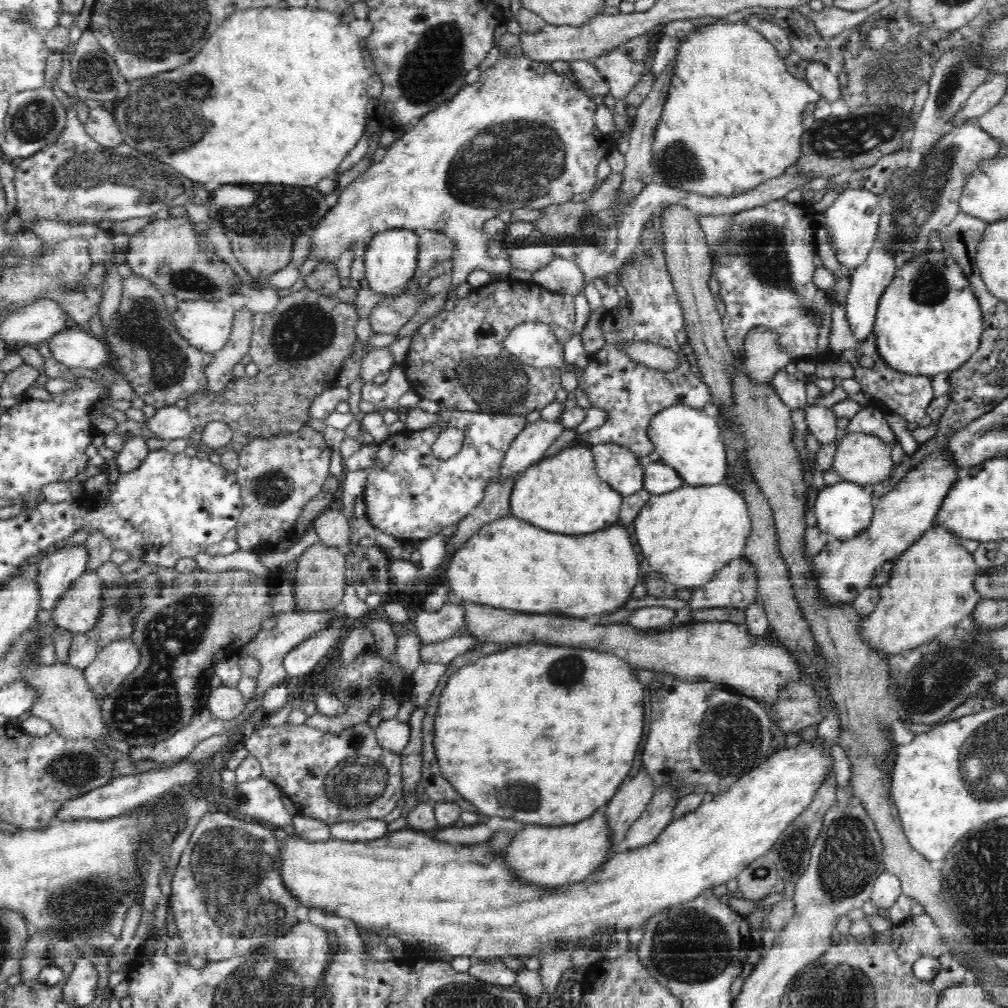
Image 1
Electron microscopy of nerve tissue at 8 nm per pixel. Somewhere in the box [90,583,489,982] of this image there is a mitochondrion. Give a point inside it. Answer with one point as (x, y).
(232, 869)

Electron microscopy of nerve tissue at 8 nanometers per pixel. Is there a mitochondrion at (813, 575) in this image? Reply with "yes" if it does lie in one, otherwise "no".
no

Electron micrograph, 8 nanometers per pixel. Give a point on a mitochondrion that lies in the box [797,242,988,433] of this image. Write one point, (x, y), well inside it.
(935, 294)

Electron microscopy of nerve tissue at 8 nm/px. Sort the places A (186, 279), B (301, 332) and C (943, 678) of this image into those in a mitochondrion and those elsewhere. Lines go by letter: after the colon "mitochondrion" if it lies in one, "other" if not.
A: mitochondrion
B: mitochondrion
C: mitochondrion

